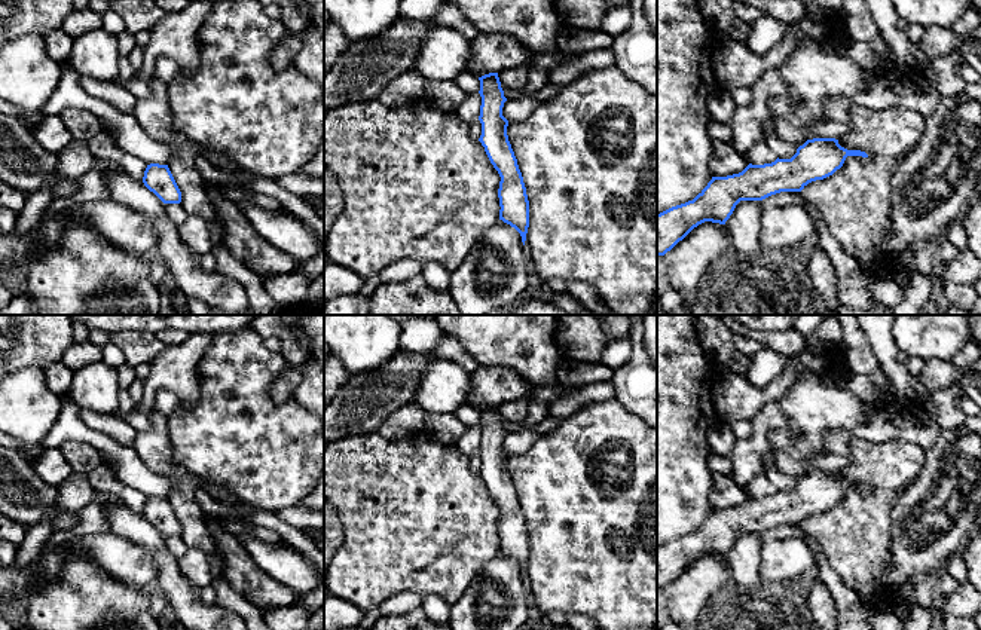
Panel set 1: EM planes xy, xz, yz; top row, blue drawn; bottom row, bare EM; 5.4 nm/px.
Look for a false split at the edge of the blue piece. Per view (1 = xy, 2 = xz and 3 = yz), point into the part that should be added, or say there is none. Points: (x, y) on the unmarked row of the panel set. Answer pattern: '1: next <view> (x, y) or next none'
1: next none
2: next none
3: next none

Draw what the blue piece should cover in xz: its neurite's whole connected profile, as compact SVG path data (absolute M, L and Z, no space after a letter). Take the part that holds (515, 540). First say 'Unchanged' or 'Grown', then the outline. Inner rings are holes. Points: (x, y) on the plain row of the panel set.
Unchanged. M489 406L480 413L480 449L482 468L479 474L498 504L501 514L498 522L499 553L514 560L525 578L529 560L529 533L517 492L507 468L508 453L502 449L507 431L501 420L498 406Z

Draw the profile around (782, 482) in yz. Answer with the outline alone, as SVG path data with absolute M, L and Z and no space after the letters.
M770 459L764 462L763 471L779 492L791 492L797 486L797 478L780 471Z

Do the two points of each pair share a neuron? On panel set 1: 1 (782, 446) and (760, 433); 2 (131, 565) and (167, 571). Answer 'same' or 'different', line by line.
1: different
2: different

